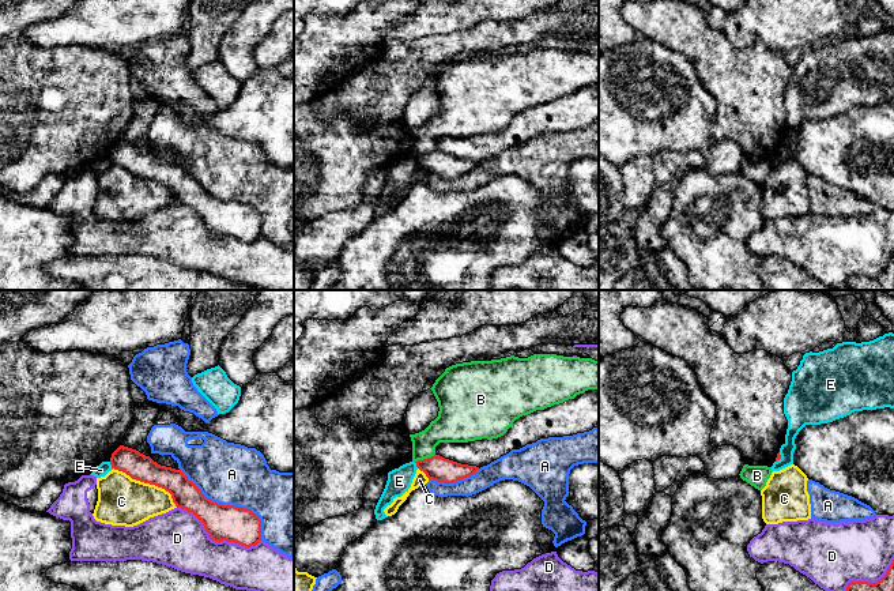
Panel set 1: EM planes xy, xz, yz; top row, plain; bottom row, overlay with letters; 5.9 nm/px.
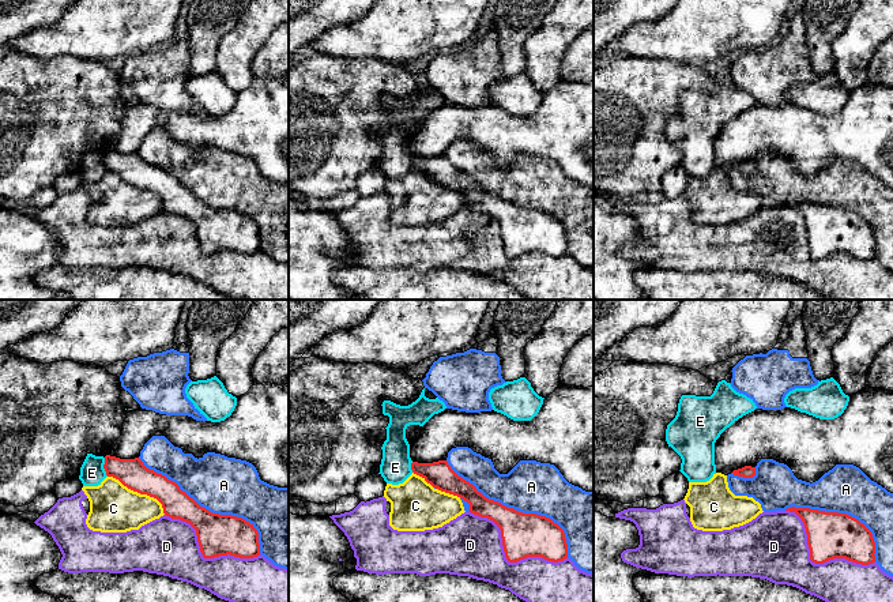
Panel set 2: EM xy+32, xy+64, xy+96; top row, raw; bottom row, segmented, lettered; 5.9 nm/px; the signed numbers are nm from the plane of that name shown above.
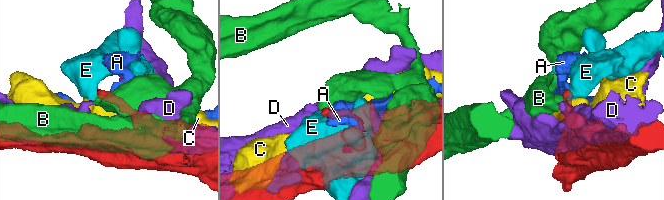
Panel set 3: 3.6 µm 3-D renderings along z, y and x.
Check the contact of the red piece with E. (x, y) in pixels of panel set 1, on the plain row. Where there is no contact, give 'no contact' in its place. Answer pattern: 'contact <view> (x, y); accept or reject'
contact xy (112, 161); reject

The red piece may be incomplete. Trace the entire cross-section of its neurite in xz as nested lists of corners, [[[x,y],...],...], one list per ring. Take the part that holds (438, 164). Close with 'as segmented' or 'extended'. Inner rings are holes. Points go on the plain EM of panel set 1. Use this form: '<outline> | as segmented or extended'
[[[440,150],[415,157],[416,162],[426,169],[429,174],[453,178],[476,169],[479,162],[461,159]]] | as segmented

